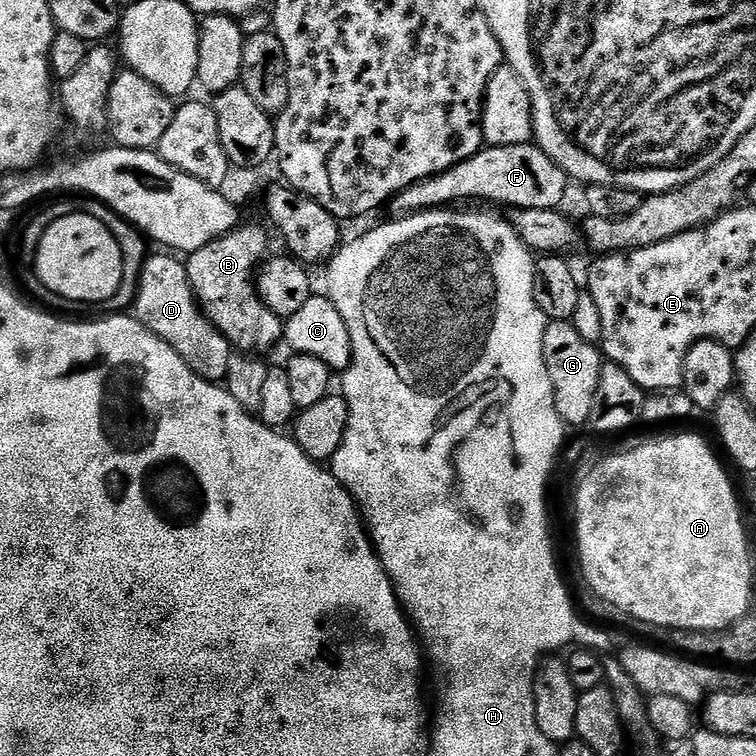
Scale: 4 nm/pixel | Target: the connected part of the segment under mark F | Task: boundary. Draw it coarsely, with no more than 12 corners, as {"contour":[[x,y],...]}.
{"contour":[[535,143],[486,146],[390,201],[557,209],[568,177]]}

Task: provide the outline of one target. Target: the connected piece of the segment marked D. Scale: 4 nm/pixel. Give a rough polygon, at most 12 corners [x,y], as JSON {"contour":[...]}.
{"contour":[[149,255],[135,319],[203,380],[232,343],[204,316],[185,261]]}

